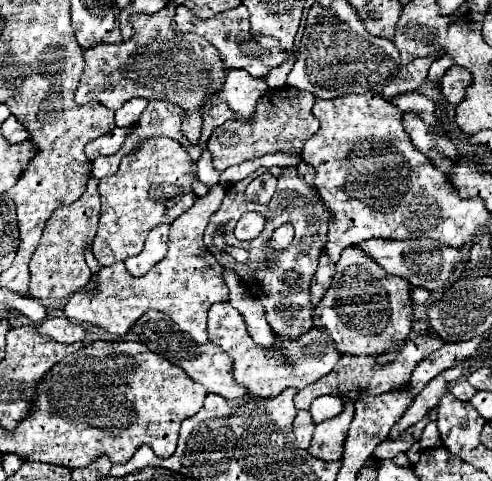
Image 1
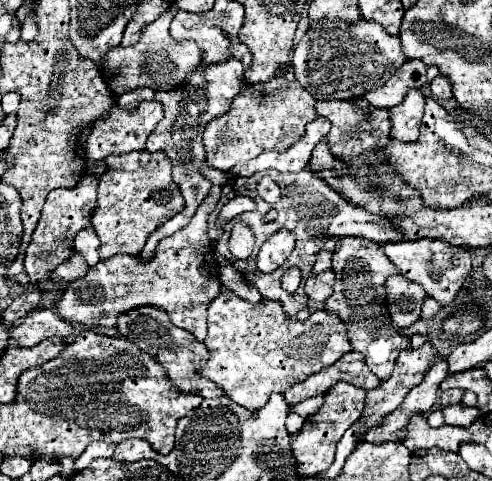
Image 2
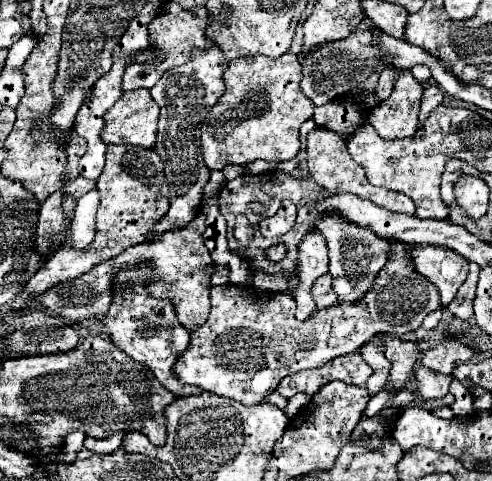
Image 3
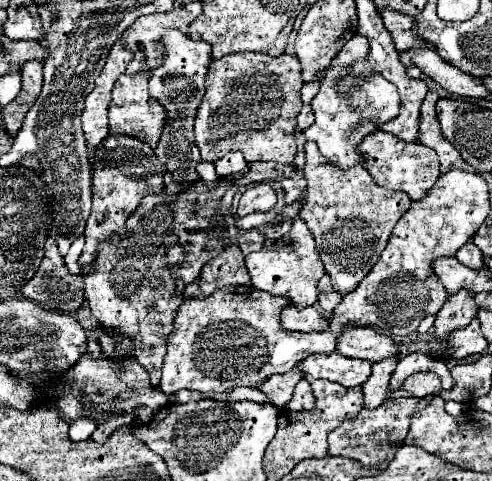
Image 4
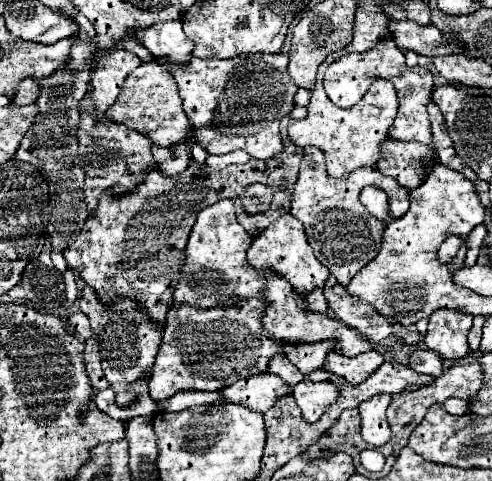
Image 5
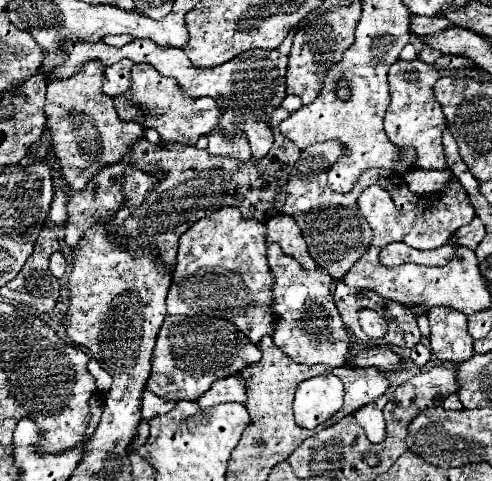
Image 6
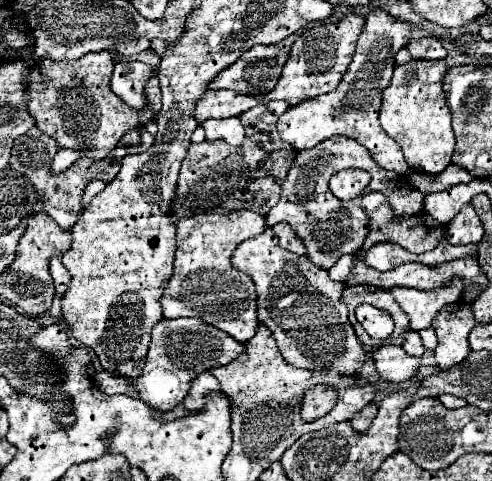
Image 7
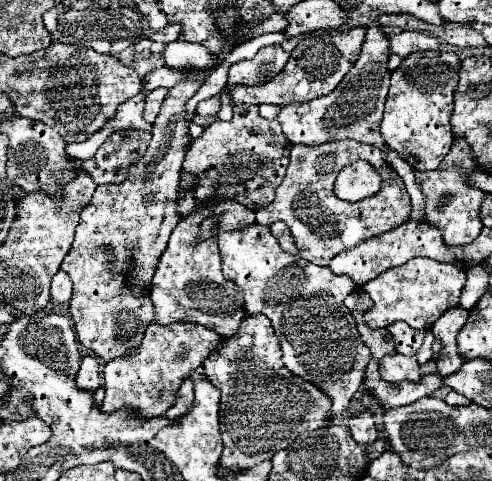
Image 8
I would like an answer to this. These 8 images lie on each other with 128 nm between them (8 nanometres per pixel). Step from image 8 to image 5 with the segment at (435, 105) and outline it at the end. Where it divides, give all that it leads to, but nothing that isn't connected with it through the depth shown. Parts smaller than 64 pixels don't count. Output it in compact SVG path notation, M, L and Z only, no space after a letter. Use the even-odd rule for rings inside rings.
M392 38L380 40L372 50L364 54L344 54L338 58L334 64L328 66L326 76L324 76L324 90L330 96L330 100L340 106L340 108L350 108L362 98L366 92L366 86L372 84L372 80L390 80L398 92L400 108L394 124L388 130L388 136L400 142L422 142L422 144L432 144L432 132L430 132L430 122L428 122L428 112L426 104L432 98L432 74L426 68L408 68L404 62L404 52L400 52L394 44Z

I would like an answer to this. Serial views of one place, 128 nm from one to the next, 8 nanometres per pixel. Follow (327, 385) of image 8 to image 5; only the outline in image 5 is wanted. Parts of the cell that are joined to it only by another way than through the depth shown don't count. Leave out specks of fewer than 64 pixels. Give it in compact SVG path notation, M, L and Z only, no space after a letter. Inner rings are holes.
M318 288L318 290L310 292L310 294L306 294L304 300L308 302L308 308L310 308L312 312L328 314L328 302L326 302L326 298L324 298L324 294L322 294L322 288ZM324 340L324 342L314 342L314 344L286 344L284 350L286 350L286 356L290 358L290 362L304 374L308 376L310 372L318 370L328 352L334 350L334 342L332 340Z

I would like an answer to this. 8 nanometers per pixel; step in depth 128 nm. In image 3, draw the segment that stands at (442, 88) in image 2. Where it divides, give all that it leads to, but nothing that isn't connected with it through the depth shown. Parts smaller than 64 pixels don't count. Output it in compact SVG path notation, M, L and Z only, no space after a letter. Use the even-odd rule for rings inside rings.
M430 84L426 90L424 90L424 96L422 96L422 106L420 106L420 124L426 122L426 118L430 116L430 112L440 106L444 100L444 92L440 86L436 84Z

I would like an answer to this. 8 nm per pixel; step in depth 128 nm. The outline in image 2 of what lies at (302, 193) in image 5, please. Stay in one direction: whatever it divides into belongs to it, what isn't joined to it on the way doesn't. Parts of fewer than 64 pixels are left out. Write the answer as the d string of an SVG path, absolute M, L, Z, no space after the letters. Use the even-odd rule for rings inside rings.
M320 140L320 142L316 144L316 148L314 148L314 152L312 152L312 158L310 158L310 170L316 172L316 170L320 170L320 168L334 168L334 170L344 172L344 174L350 172L344 162L332 158L326 140ZM344 236L336 246L332 270L336 274L336 282L332 296L324 302L324 310L340 316L340 320L348 326L348 342L352 344L352 350L360 350L366 356L368 368L380 380L388 380L396 356L410 344L410 338L392 328L392 320L388 320L384 284L388 276L398 274L396 266L392 266L376 242Z

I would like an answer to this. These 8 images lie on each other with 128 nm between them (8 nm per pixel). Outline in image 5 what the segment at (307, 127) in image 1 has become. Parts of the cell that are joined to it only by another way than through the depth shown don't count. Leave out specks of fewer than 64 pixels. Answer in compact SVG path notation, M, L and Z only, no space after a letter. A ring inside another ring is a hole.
M244 54L230 60L220 58L192 58L188 66L162 62L166 70L174 76L180 98L184 102L184 112L194 128L194 142L200 144L208 154L228 154L232 150L246 150L252 158L268 160L284 150L280 136L280 120L292 112L294 94L298 86L288 74L288 56L284 54Z

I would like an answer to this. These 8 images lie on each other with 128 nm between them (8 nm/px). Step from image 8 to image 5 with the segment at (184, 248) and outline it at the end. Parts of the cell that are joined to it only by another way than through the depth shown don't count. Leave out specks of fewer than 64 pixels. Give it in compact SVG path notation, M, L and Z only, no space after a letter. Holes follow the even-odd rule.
M220 200L214 206L204 208L192 228L186 246L186 264L180 272L180 280L174 290L174 304L212 308L242 298L266 298L268 308L264 316L264 328L276 340L290 340L290 342L334 340L340 354L348 358L374 350L374 344L370 344L360 332L352 330L340 320L310 312L304 300L300 298L300 294L292 290L288 280L274 274L272 270L252 268L246 260L246 250L250 248L250 244L252 244L252 236L236 222L232 200Z

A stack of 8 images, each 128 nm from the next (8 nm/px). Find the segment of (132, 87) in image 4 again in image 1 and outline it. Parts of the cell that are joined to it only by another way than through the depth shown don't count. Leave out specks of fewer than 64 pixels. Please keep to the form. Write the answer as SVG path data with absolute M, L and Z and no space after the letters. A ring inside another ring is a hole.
M114 128L112 132L108 132L108 134L92 140L92 142L86 144L86 148L84 148L86 156L88 156L90 160L96 160L98 156L116 154L118 148L120 148L120 144L126 140L128 132L130 132L130 128Z

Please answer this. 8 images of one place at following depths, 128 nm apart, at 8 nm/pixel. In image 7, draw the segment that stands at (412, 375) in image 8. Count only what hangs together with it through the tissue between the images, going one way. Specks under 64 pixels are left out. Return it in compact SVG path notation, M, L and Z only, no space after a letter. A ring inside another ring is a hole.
M382 346L372 354L372 358L378 374L390 382L412 380L420 366L420 358L408 356L402 346Z

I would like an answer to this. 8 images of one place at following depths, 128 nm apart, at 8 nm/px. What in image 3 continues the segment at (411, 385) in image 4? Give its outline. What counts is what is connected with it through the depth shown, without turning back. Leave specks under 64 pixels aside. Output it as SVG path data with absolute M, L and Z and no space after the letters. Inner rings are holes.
M422 364L416 366L416 392L424 400L446 396L450 390L450 380L454 380L454 376L436 374L428 368L424 368Z

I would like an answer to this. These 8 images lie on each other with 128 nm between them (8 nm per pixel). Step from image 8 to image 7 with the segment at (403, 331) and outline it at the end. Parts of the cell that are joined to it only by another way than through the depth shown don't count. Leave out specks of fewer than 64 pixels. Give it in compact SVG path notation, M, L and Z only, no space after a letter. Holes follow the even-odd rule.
M406 332L404 348L406 348L406 352L412 354L412 356L422 356L422 354L424 354L424 346L422 346L422 340L420 340L418 332Z

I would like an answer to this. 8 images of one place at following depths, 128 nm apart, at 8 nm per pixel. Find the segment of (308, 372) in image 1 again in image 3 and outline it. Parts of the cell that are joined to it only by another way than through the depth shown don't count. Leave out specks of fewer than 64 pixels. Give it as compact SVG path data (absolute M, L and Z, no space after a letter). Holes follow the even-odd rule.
M392 242L388 264L380 270L372 290L358 304L336 304L314 310L304 322L294 316L294 300L288 294L264 292L252 286L214 286L210 300L212 310L196 332L174 370L178 380L204 388L206 392L232 398L244 406L260 404L276 390L288 374L320 368L322 364L350 354L366 344L374 334L402 336L416 330L424 316L442 308L436 286L414 272L406 250L412 244Z

